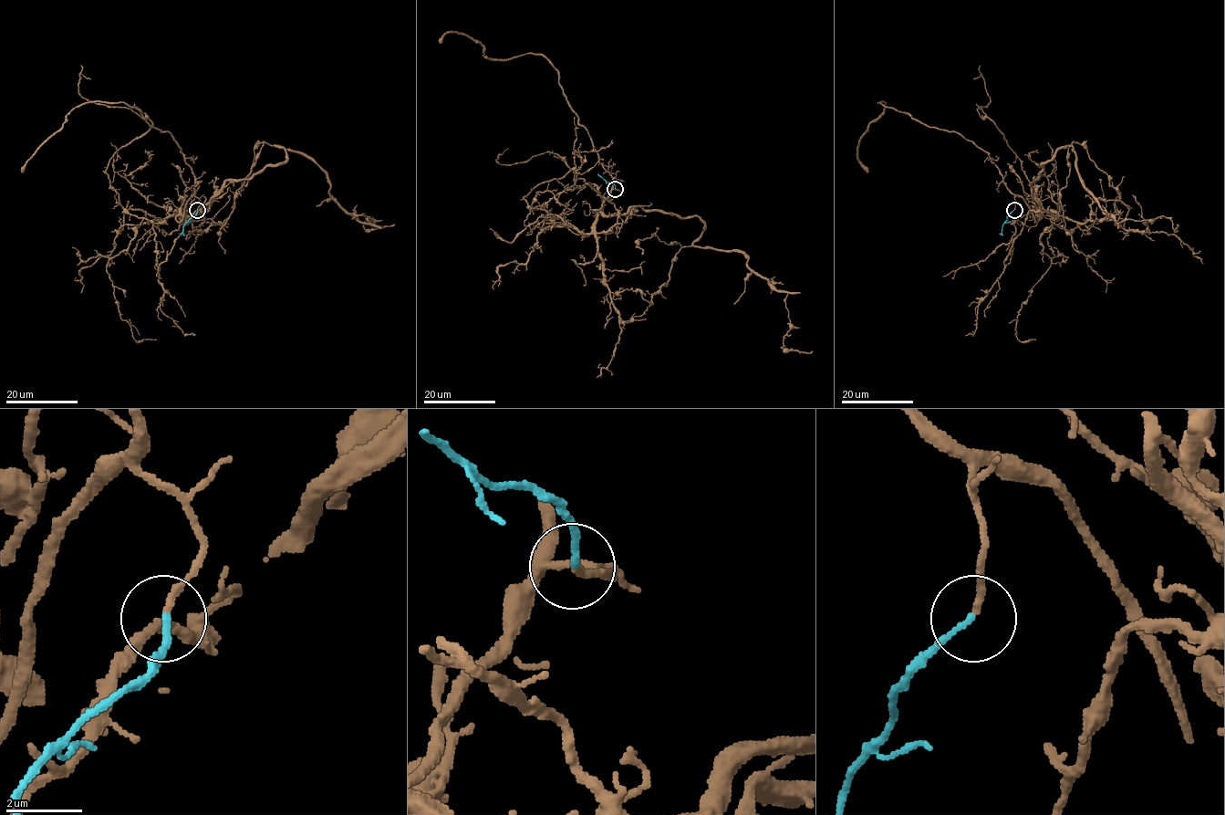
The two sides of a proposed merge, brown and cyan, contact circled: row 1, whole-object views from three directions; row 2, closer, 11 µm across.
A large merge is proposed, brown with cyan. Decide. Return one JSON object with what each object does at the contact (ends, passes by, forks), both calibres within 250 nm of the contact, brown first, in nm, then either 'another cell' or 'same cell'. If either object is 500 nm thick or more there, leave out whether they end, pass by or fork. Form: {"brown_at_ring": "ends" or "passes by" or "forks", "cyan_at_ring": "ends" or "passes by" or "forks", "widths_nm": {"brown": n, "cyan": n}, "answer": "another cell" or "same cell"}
{"brown_at_ring": "ends", "cyan_at_ring": "ends", "widths_nm": {"brown": 170, "cyan": 160}, "answer": "same cell"}

